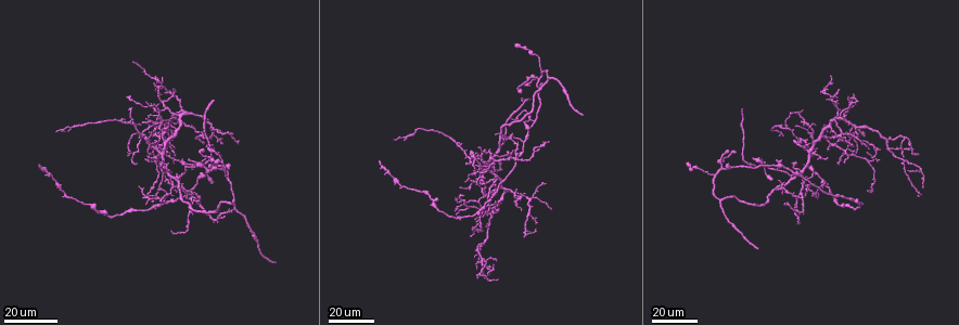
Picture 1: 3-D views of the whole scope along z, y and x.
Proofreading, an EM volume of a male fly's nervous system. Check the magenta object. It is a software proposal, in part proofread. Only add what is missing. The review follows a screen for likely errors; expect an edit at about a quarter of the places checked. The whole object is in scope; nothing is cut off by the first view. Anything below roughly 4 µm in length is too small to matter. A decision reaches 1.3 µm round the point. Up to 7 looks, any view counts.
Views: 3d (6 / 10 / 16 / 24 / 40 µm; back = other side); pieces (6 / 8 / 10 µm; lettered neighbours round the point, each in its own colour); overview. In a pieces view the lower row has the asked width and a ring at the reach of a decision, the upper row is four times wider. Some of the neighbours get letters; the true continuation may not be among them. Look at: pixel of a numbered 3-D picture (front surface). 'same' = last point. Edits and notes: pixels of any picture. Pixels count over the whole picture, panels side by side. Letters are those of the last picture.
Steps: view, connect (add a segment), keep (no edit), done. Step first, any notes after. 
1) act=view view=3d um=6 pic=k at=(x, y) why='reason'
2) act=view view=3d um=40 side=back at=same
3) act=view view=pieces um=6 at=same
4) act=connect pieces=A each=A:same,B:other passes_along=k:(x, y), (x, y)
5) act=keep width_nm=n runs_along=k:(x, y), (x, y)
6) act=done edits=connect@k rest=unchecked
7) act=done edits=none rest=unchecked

act=view view=3d um=24 pic=1 at=(276, 260) why='an open end'

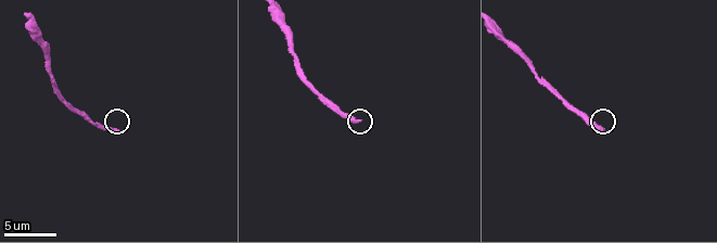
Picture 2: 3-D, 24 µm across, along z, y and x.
act=view view=pieces um=6 pic=2 at=(116, 130)

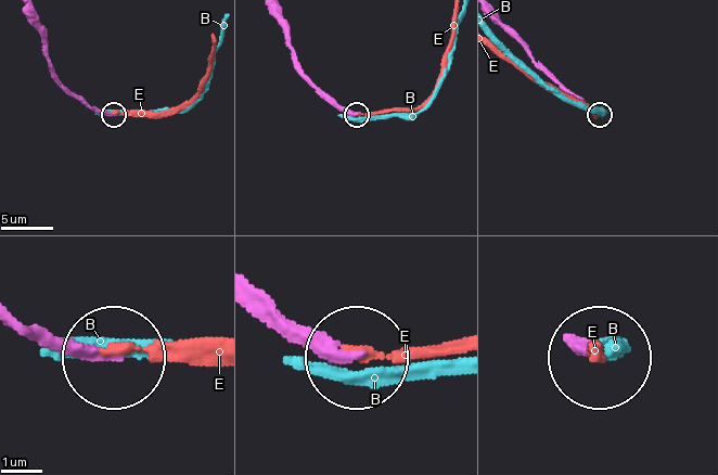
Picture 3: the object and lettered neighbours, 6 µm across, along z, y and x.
act=connect pieces=E width_nm=280 each=B:other,E:same passes_along=3:(27, 326), (48, 344), (114, 357), (214, 347) found='the cell continues'

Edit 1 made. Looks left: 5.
act=view view=3d um=40 pic=1 at=(496, 210) why='free end'

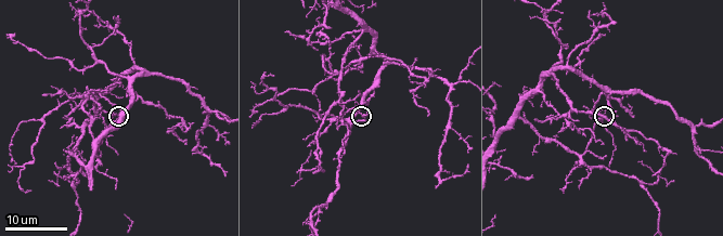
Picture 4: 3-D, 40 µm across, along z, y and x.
act=view view=pieces um=10 pic=4 at=(368, 110)

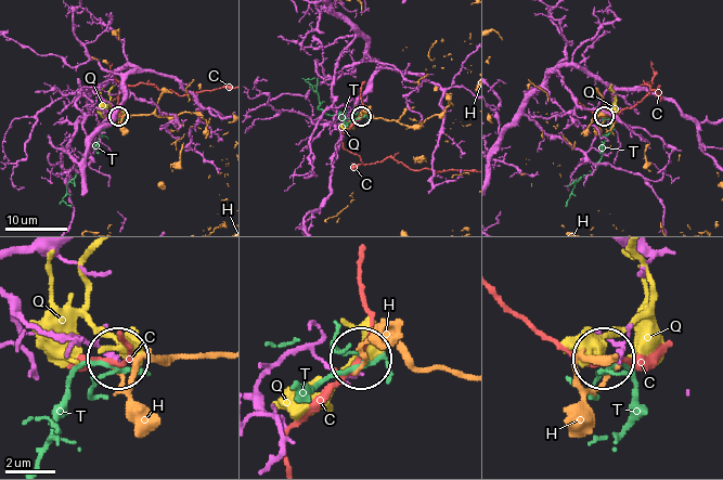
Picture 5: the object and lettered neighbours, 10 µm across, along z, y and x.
act=keep each=C:other,H:other,Q:other,T:other runs_along=5:(260, 381), (308, 351), (345, 374), (358, 359) found='none of them fits'

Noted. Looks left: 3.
act=view view=overview

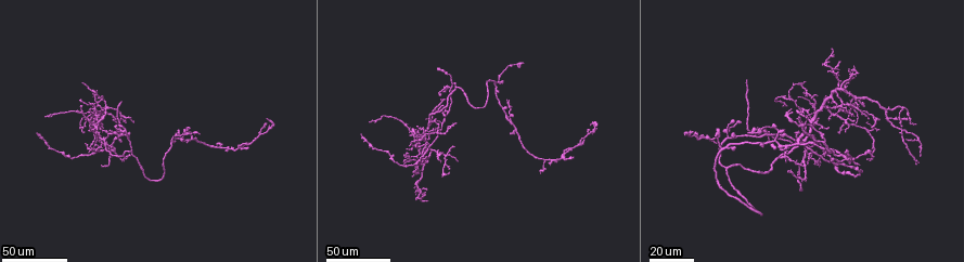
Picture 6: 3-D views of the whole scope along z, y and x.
act=view view=3d um=40 pic=6 at=(90, 129) why='free end'

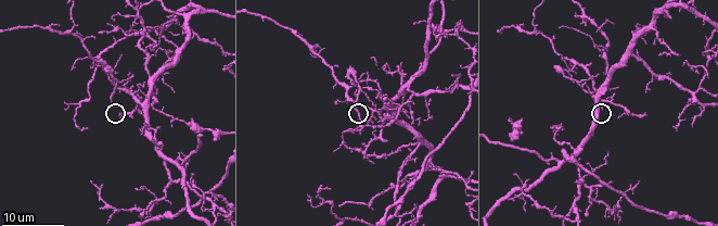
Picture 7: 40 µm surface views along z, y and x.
act=view view=pieces um=8 pic=7 at=(361, 120)

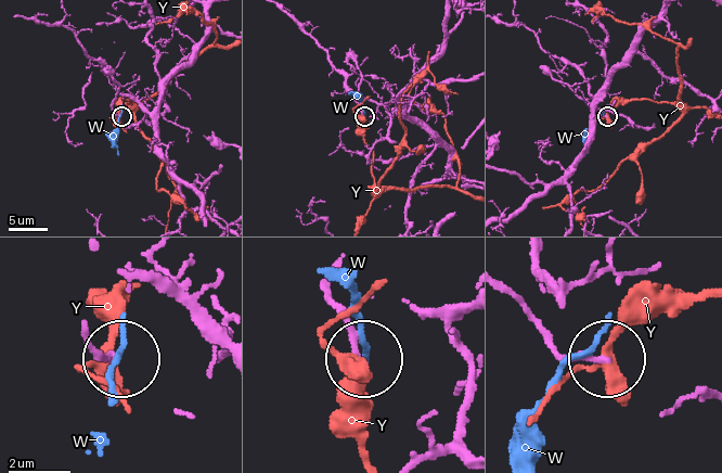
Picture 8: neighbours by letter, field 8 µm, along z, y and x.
act=keep each=W:other,Y:other runs_along=8:(503, 286), (557, 349), (602, 357) found='no lettered segment goes on from it'

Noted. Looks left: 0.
act=done edits=connect@3 rest=unchecked

